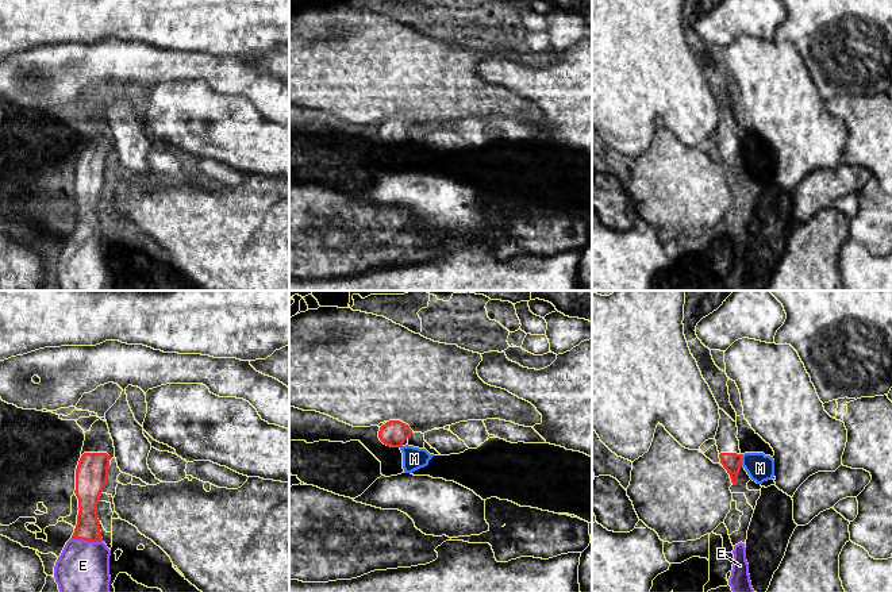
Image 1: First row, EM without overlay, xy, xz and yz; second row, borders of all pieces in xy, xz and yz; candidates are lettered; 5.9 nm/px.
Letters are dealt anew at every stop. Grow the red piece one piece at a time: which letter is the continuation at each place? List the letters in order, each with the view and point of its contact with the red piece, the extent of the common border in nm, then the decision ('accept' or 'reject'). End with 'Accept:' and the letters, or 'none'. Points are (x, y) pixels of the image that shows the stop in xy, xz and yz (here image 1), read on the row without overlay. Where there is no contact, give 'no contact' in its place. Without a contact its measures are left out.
E: contact xy (87, 238); length 190 nm; accept
M: contact yz (741, 157); length 70 nm; reject
Accept: E

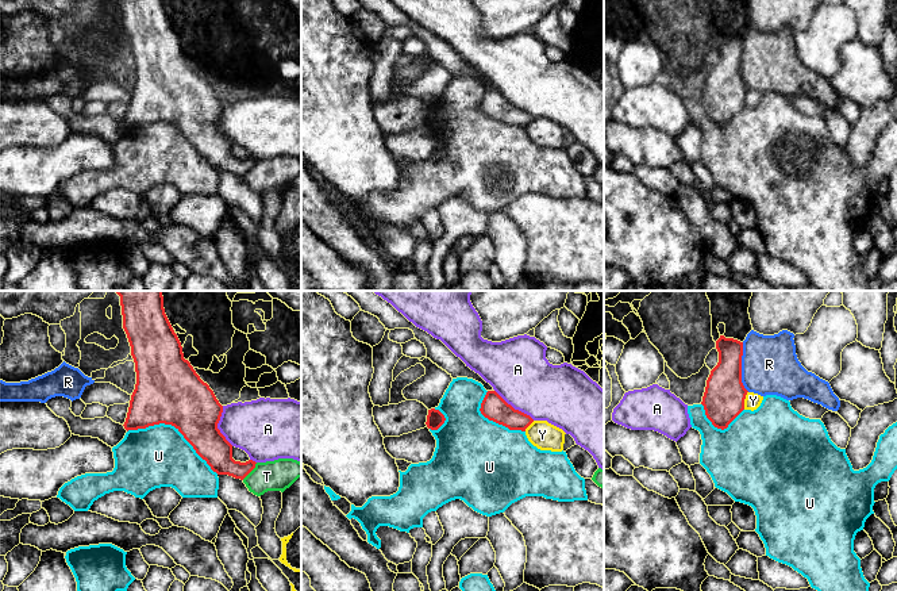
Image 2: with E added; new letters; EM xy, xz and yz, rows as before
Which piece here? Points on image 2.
A: contact xy (216, 123); length 240 nm; reject
R: contact yz (740, 64); length 300 nm; reject
T: contact xy (250, 168); length 140 nm; reject
U: contact xy (174, 123); length 600 nm; reject
Y: contact yz (743, 98); length 110 nm; reject
Accept: none

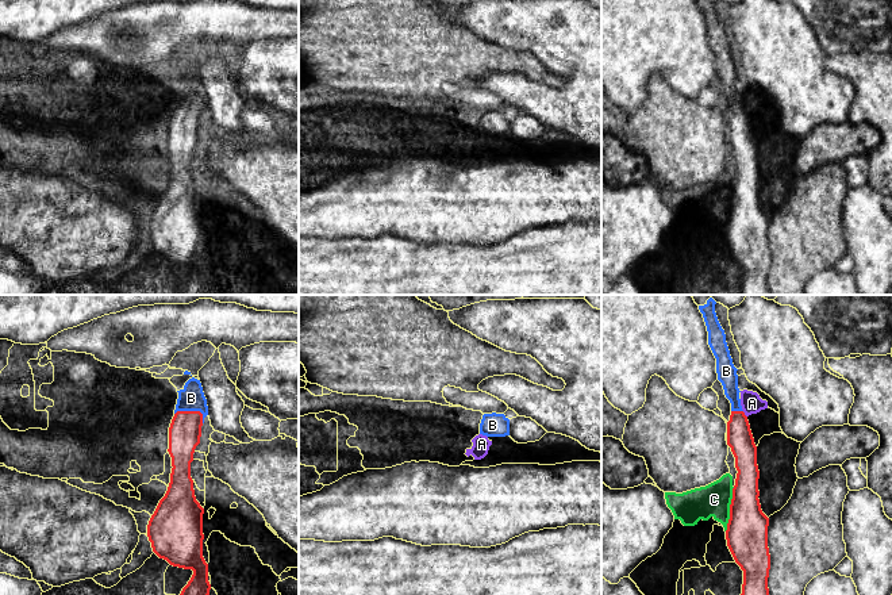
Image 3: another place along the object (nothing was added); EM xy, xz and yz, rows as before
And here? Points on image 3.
A: contact yz (744, 111); length 50 nm; reject
B: contact xy (192, 108); length 190 nm; accept
C: contact yz (730, 206); length 280 nm; reject
Accept: B

